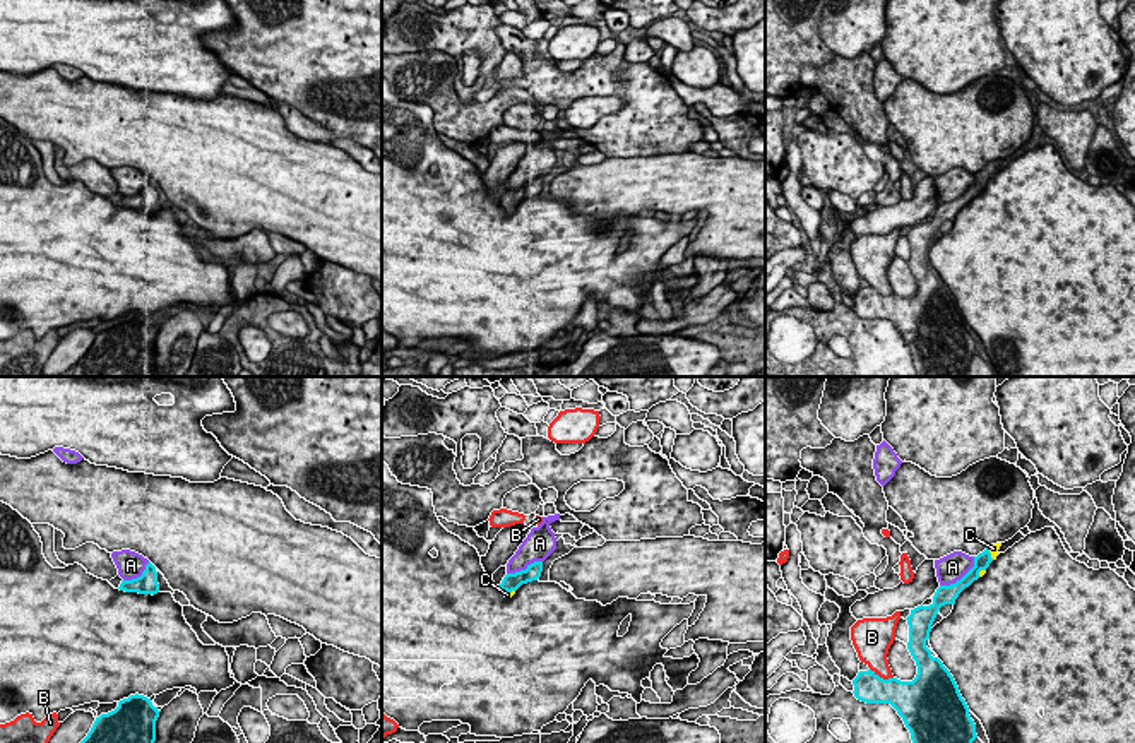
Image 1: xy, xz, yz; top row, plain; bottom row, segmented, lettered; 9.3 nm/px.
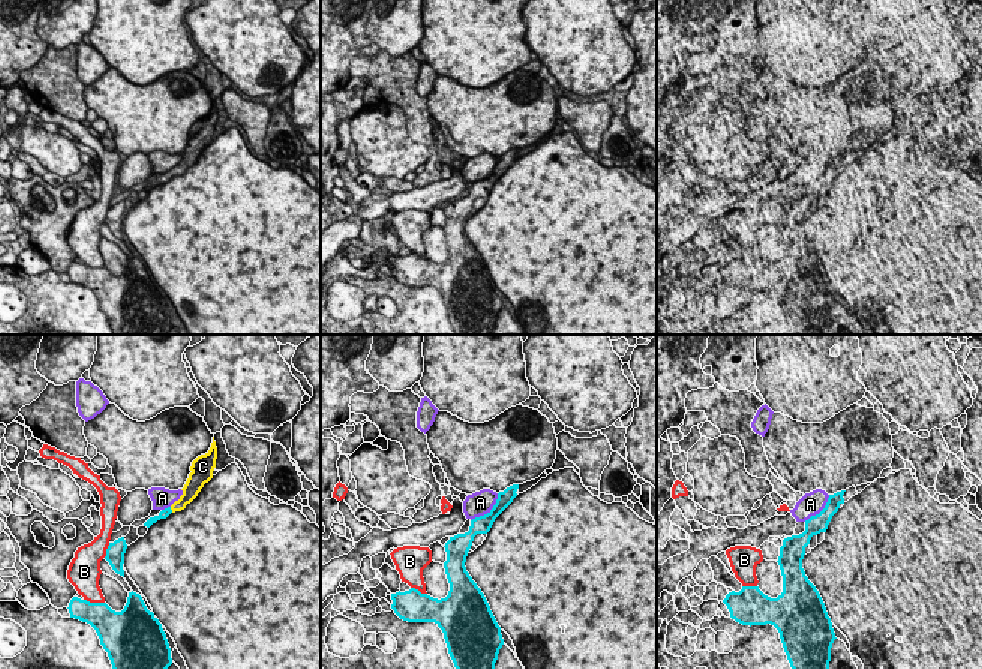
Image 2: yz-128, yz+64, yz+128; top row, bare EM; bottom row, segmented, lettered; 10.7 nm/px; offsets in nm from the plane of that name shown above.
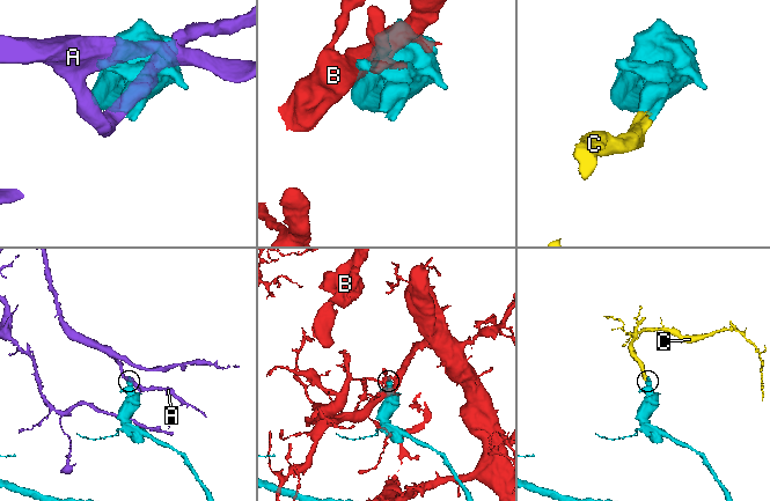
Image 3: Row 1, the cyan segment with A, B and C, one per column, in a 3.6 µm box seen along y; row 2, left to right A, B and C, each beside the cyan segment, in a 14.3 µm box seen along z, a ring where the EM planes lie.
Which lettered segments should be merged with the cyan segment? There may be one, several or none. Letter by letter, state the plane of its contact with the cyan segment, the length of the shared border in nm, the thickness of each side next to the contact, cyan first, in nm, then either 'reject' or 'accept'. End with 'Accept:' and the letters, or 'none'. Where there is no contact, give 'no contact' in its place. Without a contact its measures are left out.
A: yz | 440 nm | 190/260 nm | reject
B: yz | 240 nm | 280/240 nm | reject
C: xz | 110 nm | 160/60 nm | accept
Accept: C

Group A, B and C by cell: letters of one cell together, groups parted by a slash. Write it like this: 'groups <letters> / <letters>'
groups A / B / C

